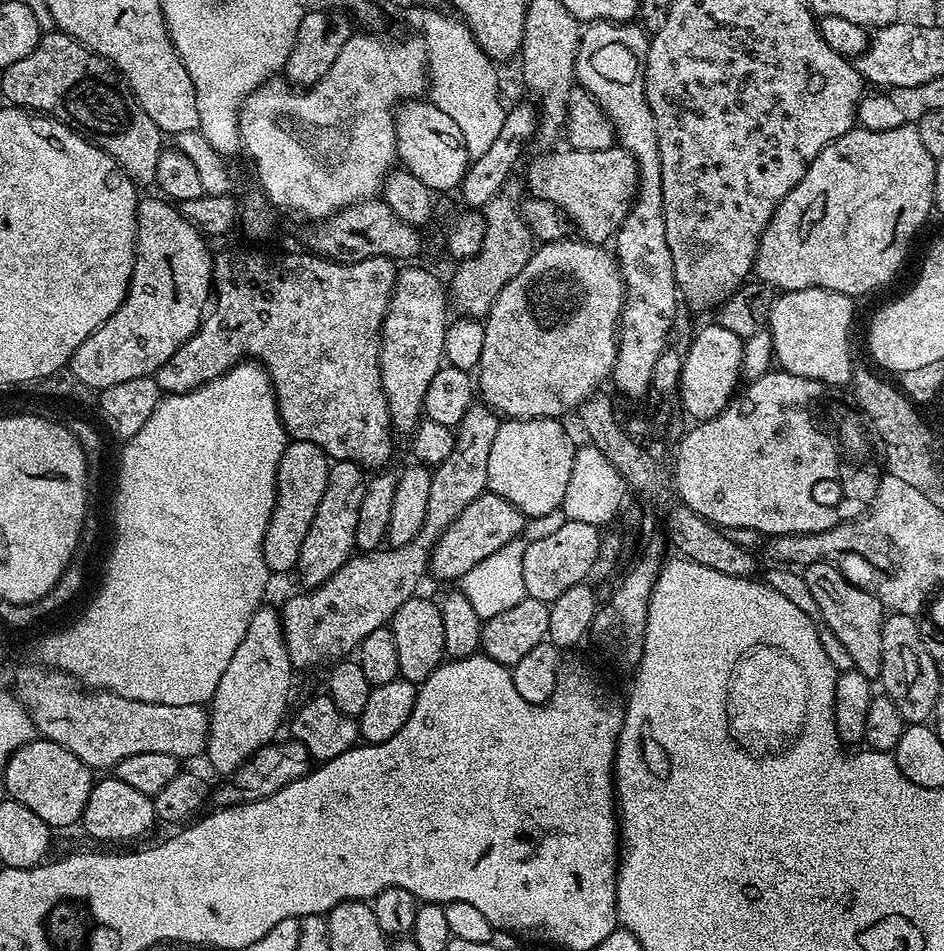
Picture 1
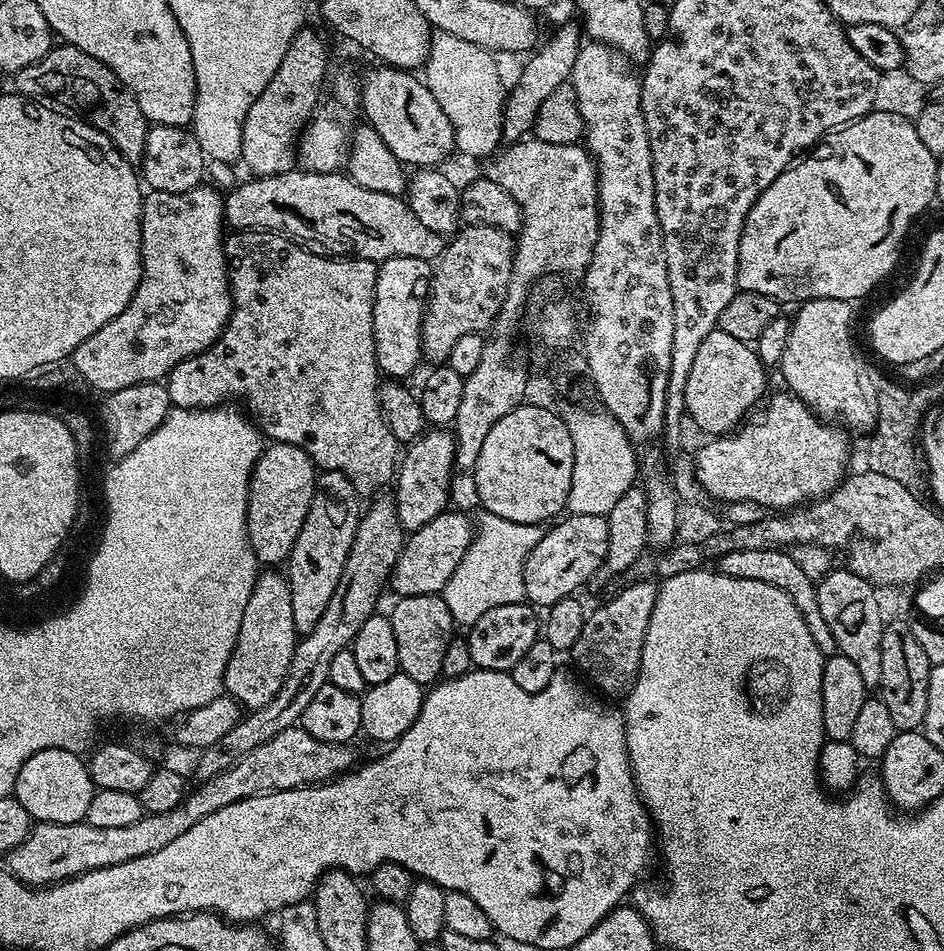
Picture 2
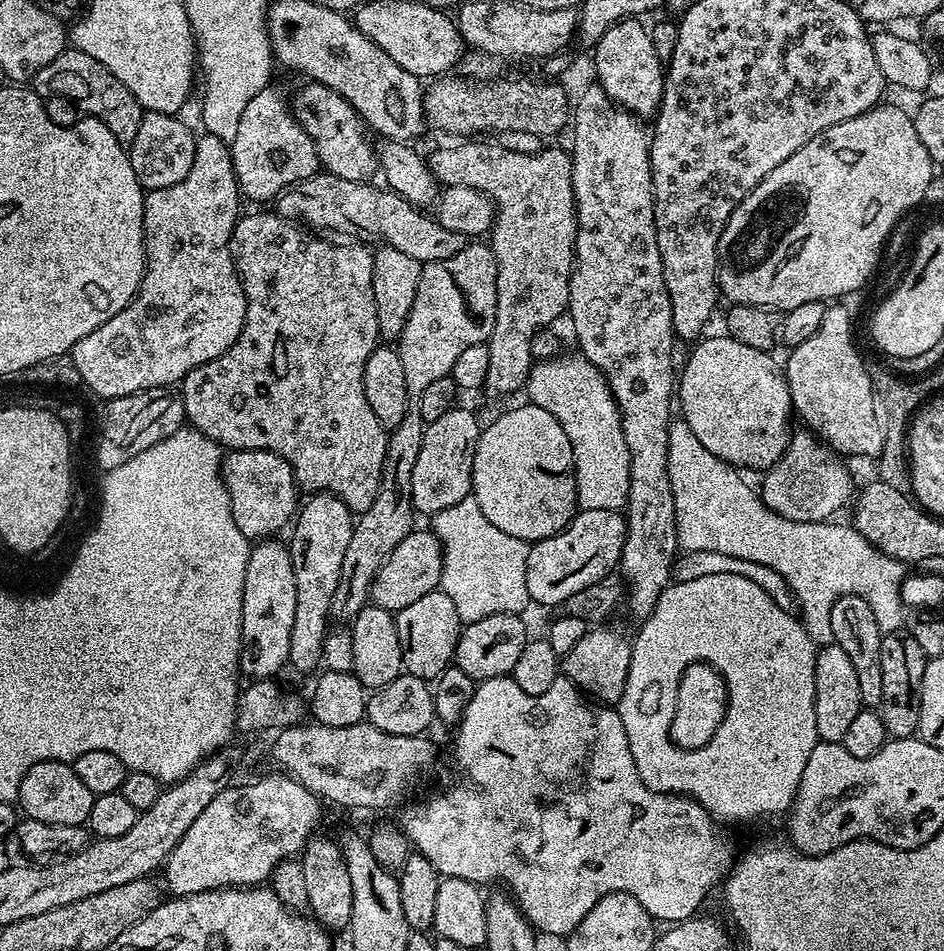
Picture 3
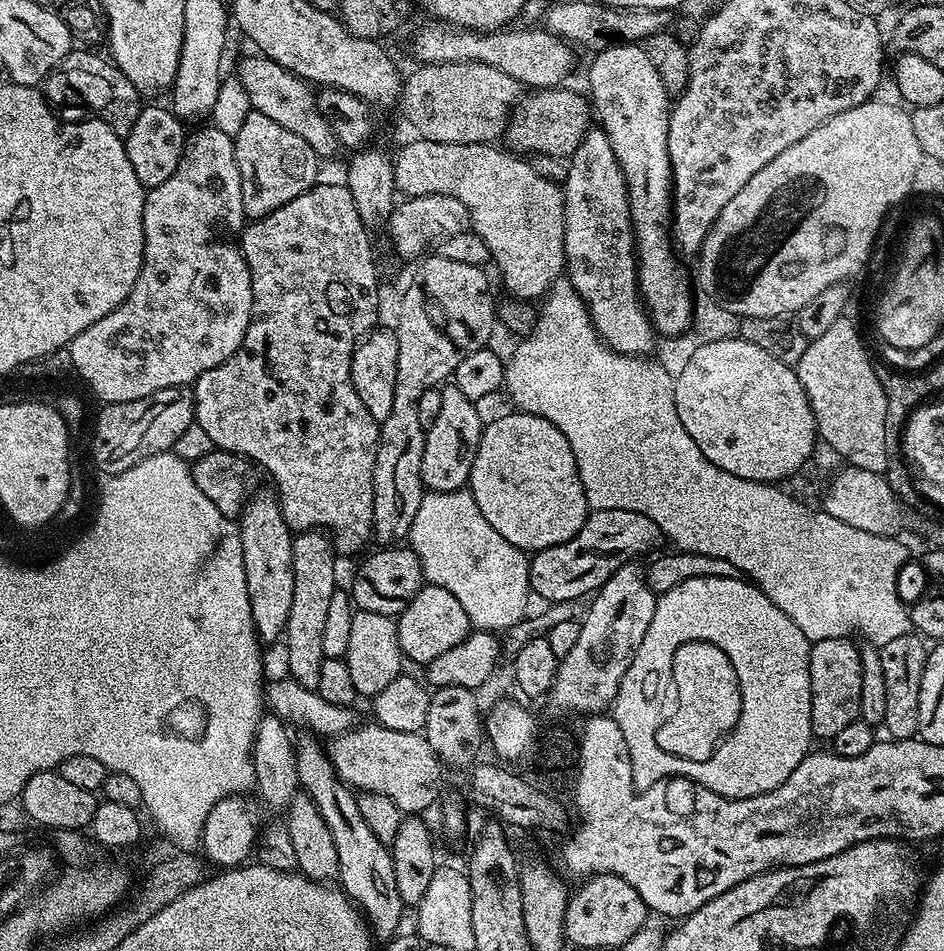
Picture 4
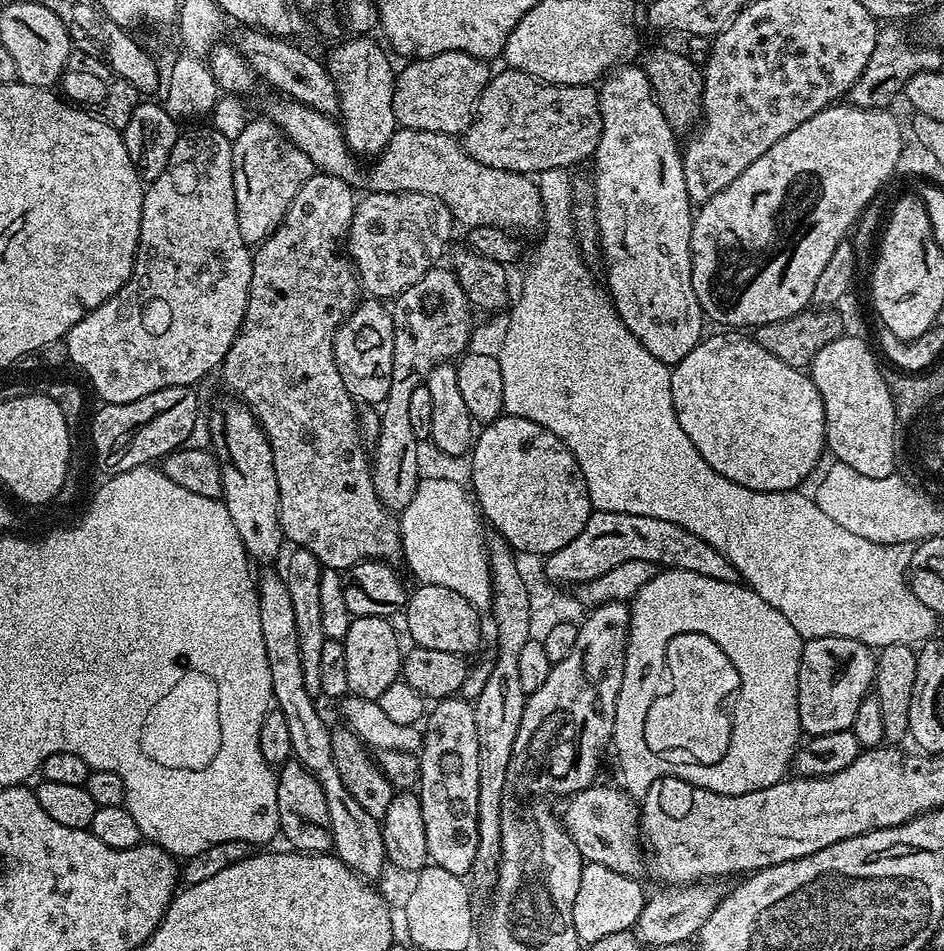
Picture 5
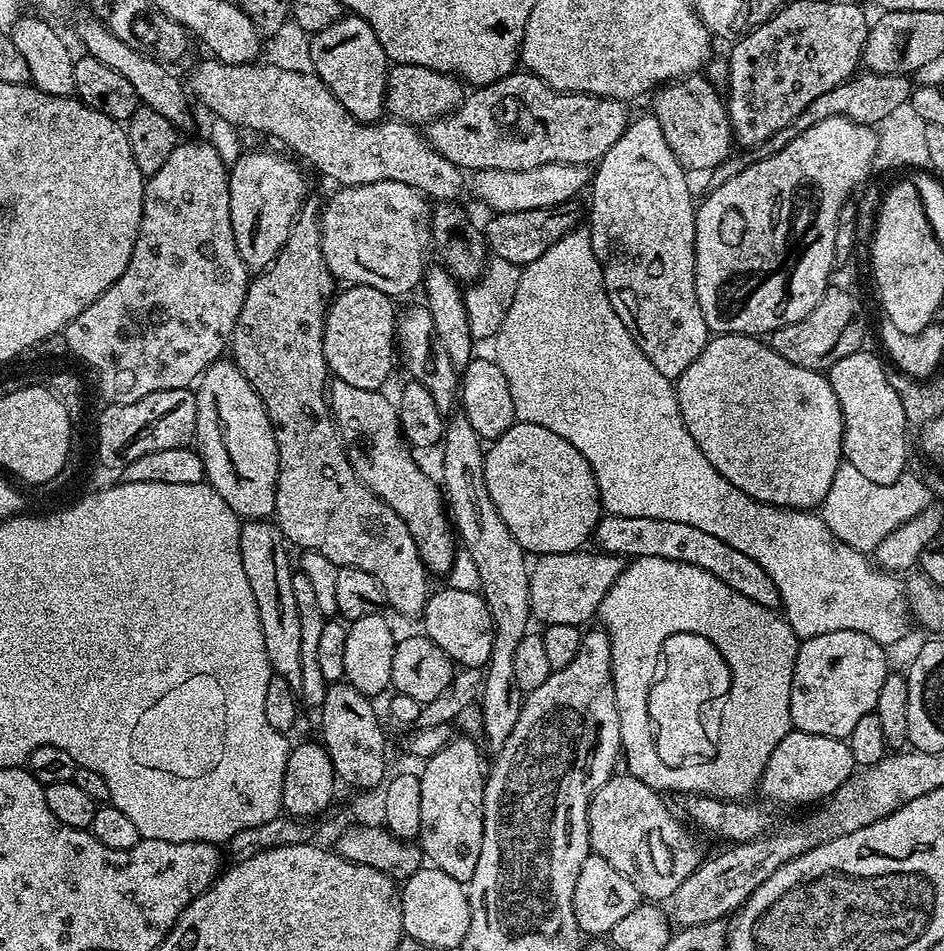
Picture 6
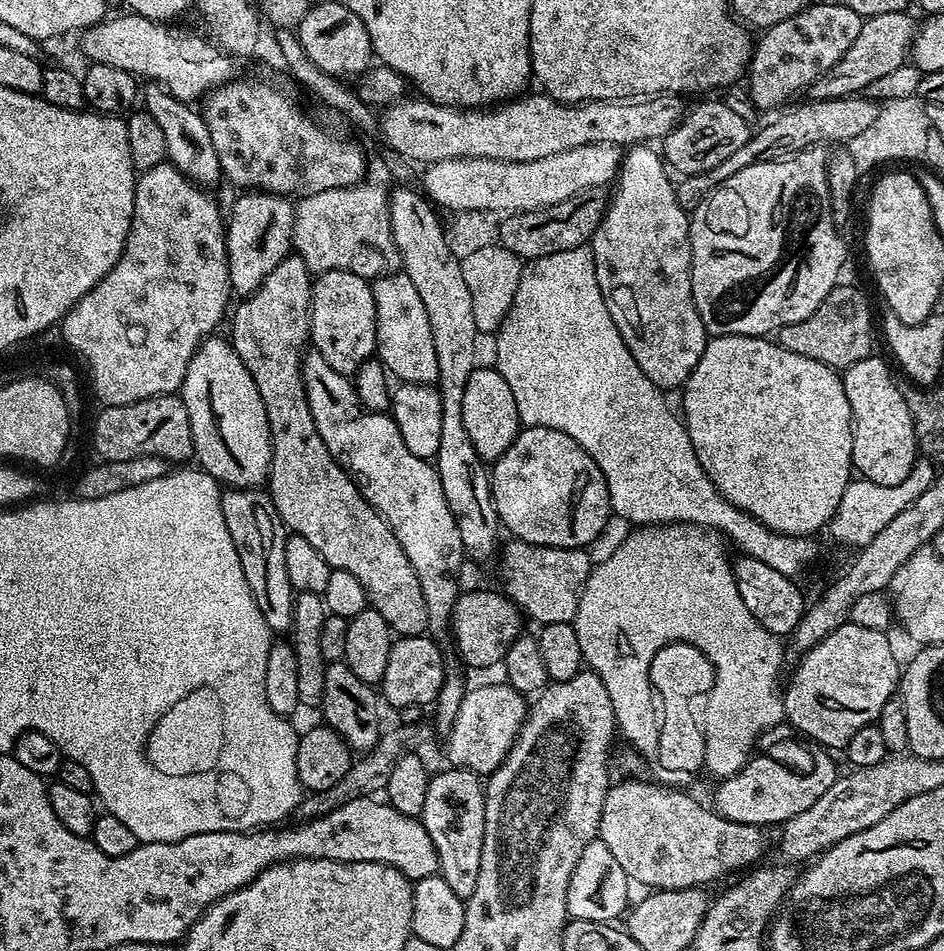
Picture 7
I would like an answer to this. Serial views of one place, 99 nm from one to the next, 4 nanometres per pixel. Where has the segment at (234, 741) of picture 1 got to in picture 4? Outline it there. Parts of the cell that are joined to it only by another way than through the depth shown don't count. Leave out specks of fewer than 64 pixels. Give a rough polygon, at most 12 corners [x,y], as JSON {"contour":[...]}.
{"contour":[[271,491],[238,517],[256,634],[279,641],[294,599],[292,529]]}

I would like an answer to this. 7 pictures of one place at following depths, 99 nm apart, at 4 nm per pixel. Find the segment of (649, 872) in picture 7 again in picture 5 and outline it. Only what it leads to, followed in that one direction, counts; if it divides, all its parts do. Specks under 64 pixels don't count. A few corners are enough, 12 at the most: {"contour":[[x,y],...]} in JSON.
{"contour":[[597,782],[567,797],[564,828],[580,857],[639,877],[640,810]]}

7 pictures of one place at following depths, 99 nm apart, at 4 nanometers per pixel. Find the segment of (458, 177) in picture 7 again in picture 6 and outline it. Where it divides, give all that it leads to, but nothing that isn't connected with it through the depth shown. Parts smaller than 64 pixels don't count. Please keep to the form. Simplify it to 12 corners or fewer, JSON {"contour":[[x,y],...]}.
{"contour":[[583,164],[484,170],[470,188],[497,212],[569,203],[590,182]]}

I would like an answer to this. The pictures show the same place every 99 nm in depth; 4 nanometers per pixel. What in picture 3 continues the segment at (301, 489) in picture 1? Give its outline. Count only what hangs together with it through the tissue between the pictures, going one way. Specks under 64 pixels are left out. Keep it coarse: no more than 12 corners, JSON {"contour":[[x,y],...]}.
{"contour":[[232,450],[220,477],[249,542],[275,537],[298,512],[286,458]]}

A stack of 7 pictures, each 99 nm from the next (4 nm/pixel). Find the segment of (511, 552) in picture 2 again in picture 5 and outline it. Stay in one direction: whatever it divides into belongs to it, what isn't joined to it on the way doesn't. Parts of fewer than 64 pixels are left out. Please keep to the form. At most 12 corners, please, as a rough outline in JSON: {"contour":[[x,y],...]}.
{"contour":[[425,475],[399,512],[420,584],[491,605],[486,528],[465,485]]}

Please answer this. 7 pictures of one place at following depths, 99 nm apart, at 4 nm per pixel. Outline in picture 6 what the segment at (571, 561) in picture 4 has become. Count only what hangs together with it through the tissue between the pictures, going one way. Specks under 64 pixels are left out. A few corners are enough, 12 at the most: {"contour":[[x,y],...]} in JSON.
{"contour":[[605,515],[594,544],[712,572],[758,606],[780,595],[754,558],[686,522]]}

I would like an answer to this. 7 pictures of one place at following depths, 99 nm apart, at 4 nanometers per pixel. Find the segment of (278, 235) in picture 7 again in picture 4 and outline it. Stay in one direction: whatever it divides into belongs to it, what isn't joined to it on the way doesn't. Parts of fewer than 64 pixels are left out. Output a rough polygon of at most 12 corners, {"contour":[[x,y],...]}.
{"contour":[[248,112],[234,139],[245,217],[317,183],[315,150]]}

